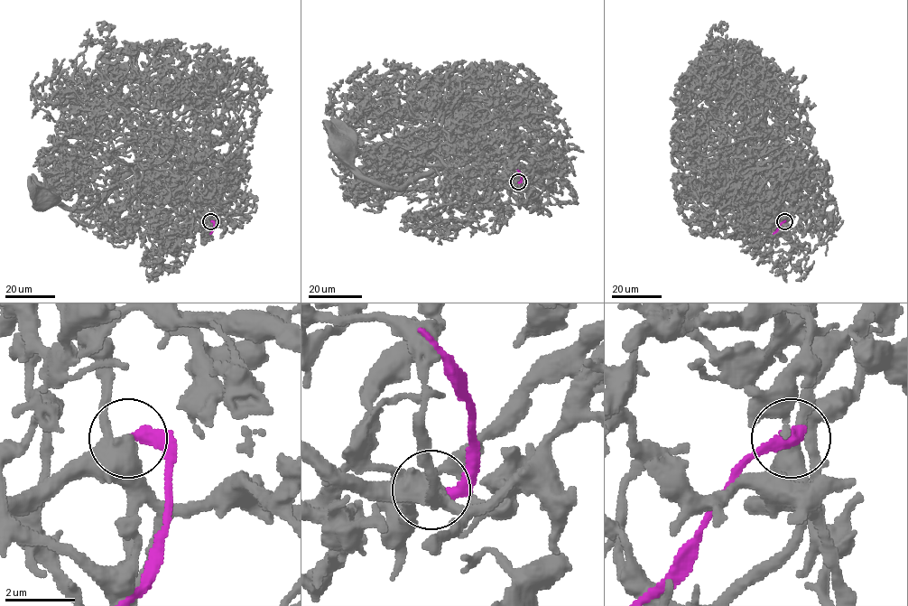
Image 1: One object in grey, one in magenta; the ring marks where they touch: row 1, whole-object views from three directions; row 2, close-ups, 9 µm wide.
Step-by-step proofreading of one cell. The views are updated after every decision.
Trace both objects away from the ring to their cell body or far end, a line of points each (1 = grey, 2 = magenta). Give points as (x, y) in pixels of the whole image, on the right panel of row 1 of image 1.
1: (784, 221), (779, 228), (775, 204), (782, 195), (763, 182), (759, 189), (745, 172), (755, 184), (751, 199)
2: (784, 221), (773, 234)

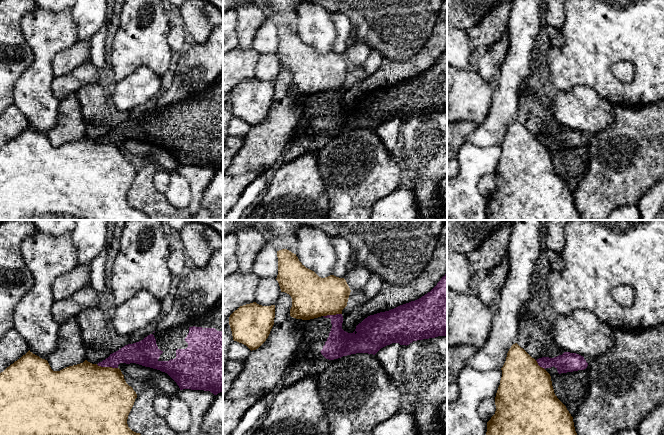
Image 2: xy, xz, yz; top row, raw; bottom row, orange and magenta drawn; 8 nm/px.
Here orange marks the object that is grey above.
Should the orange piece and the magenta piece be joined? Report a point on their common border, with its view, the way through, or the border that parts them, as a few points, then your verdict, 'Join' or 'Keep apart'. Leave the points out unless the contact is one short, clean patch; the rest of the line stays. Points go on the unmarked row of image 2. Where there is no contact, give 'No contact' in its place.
Touches orange at xy (107, 143). Boundary: xy (96, 140), (117, 144). Keep apart

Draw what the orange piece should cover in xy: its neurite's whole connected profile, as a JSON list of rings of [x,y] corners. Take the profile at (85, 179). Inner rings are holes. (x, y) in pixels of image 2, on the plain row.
[[[30,126],[0,149],[0,220],[150,220],[148,215],[132,207],[127,200],[128,191],[137,174],[119,144],[101,143],[85,136],[83,139],[53,147],[47,136]]]

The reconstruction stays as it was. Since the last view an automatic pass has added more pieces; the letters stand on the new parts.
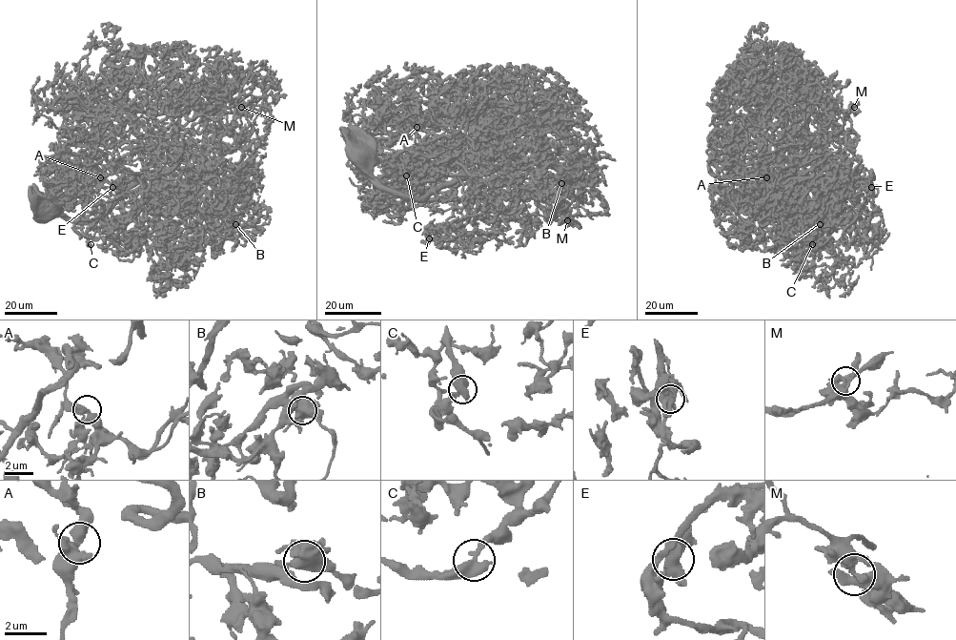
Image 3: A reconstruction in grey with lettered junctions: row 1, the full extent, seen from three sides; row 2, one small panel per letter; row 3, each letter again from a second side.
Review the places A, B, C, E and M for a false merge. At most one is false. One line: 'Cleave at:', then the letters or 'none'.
Cleave at: B

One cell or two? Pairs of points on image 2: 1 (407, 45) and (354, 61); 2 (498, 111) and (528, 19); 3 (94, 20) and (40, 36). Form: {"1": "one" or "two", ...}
{"1": "two", "2": "one", "3": "two"}

